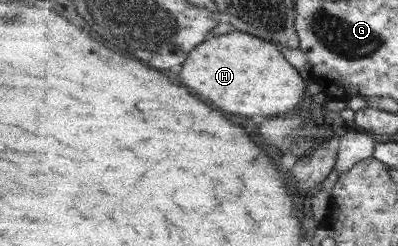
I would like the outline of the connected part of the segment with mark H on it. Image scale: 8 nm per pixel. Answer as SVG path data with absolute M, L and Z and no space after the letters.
M238 29L208 37L191 51L180 77L202 99L208 99L224 111L248 117L288 113L298 103L303 106L306 91L300 71L288 63L276 45Z

